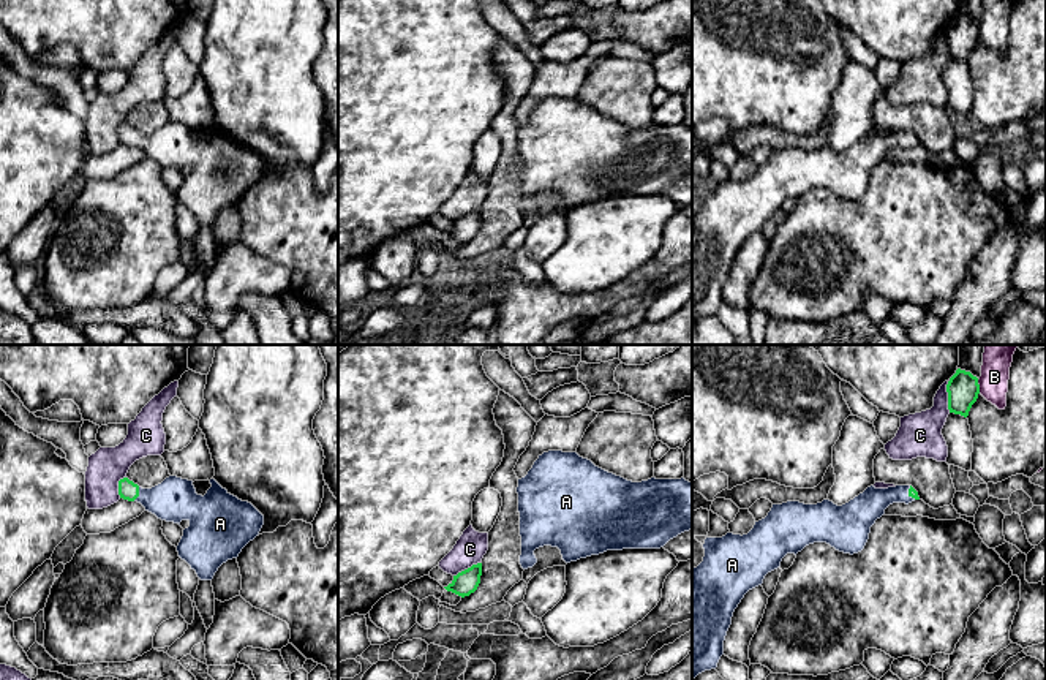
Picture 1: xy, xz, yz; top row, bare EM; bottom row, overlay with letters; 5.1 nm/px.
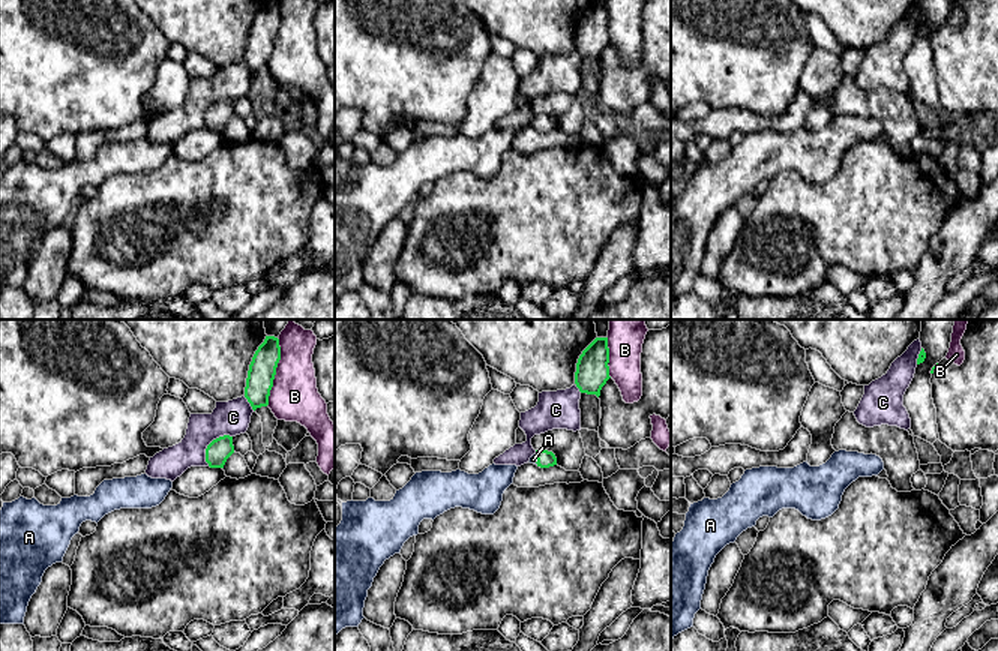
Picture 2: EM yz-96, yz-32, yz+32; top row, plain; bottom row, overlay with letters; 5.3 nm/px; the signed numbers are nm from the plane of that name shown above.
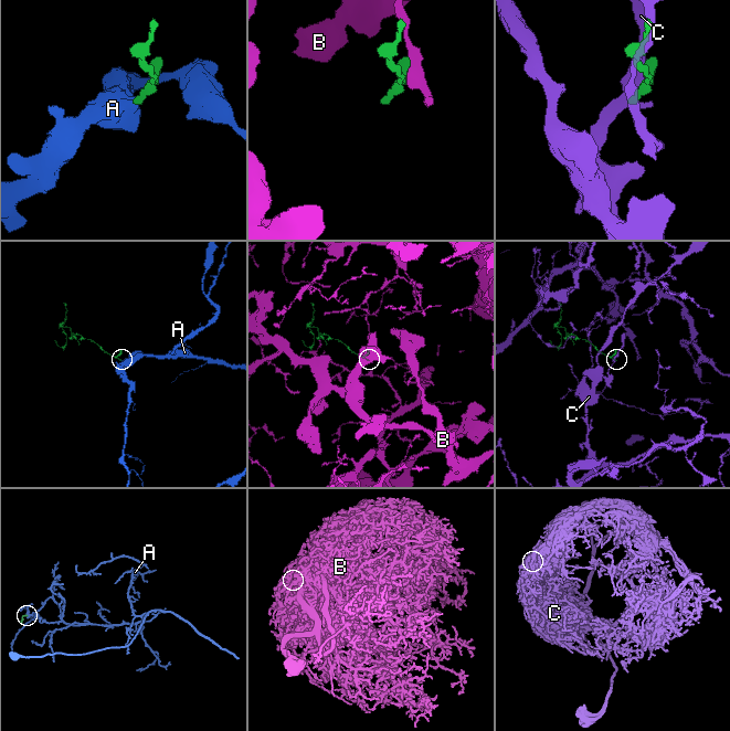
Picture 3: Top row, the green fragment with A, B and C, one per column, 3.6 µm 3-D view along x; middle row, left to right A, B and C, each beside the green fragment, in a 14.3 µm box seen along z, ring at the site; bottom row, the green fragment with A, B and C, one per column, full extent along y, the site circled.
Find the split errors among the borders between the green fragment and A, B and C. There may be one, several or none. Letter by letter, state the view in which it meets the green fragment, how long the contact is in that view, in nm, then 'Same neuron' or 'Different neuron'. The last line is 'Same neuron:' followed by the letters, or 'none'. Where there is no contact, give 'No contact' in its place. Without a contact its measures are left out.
A: Touches green in xy. Shared border 80 nm. Same neuron
B: Touches green in yz. Shared border 70 nm. Different neuron
C: Touches green in yz. Shared border 170 nm. Different neuron
Same neuron: A

